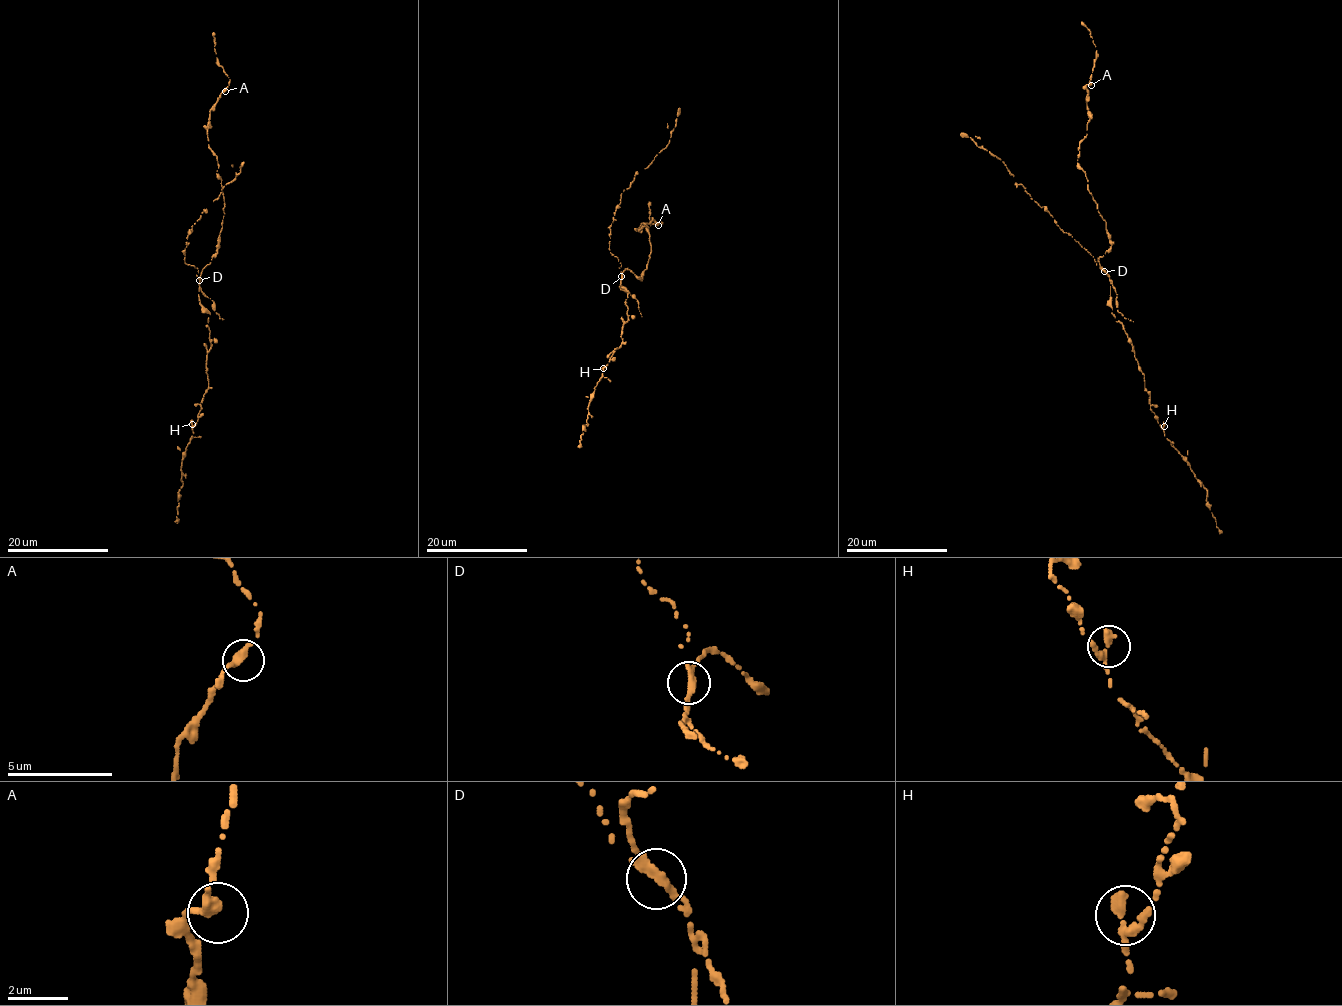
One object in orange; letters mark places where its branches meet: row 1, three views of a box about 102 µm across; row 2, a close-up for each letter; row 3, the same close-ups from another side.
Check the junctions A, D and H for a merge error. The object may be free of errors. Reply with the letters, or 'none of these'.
D

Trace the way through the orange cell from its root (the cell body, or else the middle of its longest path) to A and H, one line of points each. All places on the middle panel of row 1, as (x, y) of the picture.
A: (621, 280), (628, 269), (642, 276), (651, 245), (648, 226), (638, 229), (653, 220), (658, 225)
H: (621, 280), (619, 288), (630, 293), (625, 301), (628, 319), (622, 326), (622, 343), (613, 349), (603, 368)

